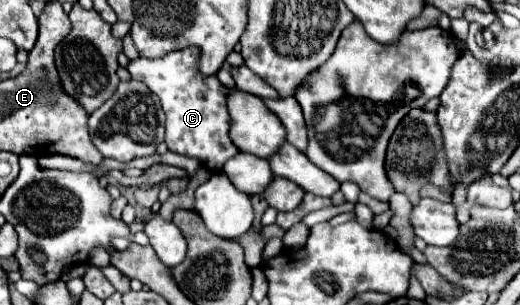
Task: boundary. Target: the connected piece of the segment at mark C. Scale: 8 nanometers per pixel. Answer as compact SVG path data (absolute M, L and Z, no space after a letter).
M181 49L167 53L159 59L137 57L127 63L127 71L133 79L143 81L163 105L167 115L165 121L165 143L169 151L189 155L199 159L209 171L221 171L225 159L237 155L237 147L229 139L229 113L227 113L227 93L217 81L217 77L205 77L197 71L199 51L197 49Z

